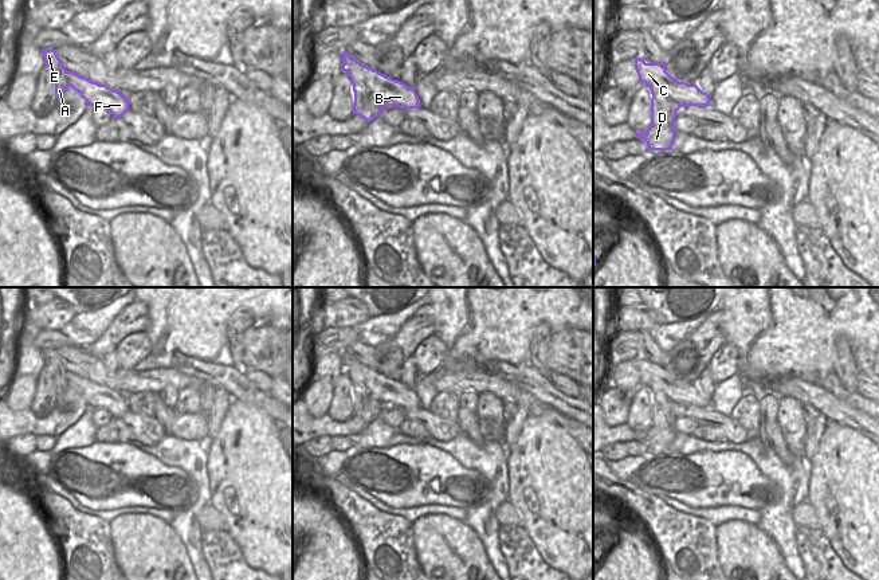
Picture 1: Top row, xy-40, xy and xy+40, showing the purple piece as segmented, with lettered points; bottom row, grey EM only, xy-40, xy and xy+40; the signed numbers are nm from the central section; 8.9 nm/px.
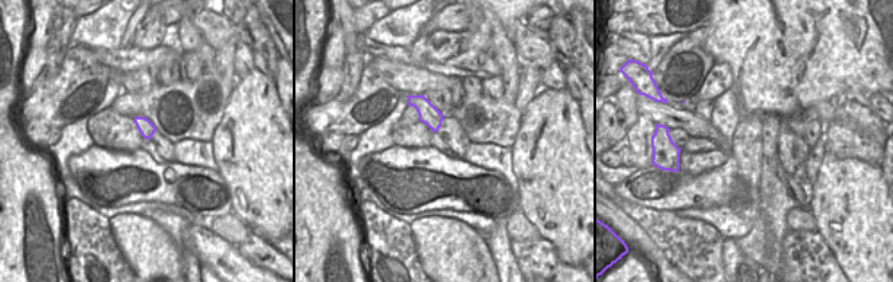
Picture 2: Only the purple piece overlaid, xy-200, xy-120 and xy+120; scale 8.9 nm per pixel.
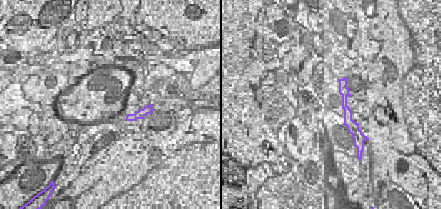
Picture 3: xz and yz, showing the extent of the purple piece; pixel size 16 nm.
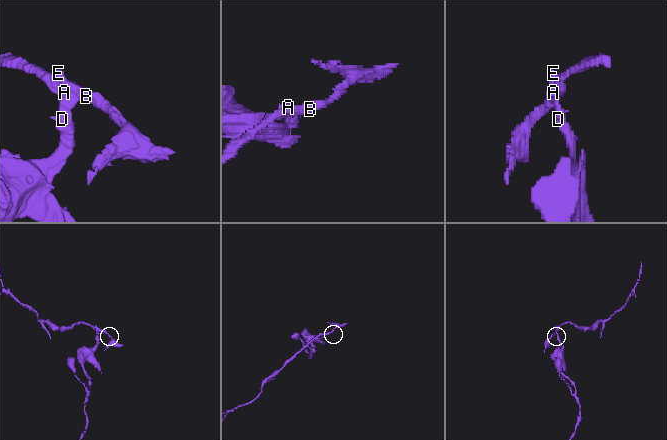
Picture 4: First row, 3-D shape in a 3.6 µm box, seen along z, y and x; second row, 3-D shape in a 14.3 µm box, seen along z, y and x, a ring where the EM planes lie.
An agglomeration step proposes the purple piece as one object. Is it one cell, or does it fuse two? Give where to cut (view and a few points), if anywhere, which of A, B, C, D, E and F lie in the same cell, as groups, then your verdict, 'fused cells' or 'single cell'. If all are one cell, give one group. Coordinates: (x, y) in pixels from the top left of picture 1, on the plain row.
cut xy (363, 367), (367, 392), (385, 406); groups A D E / B C F; fused cells

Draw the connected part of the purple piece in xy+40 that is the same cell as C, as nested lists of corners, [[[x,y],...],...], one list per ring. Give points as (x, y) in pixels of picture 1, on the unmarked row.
[[[635,358],[635,371],[639,383],[644,383],[651,395],[664,393],[667,397],[675,397],[686,407],[710,407],[710,395],[703,393],[696,385],[688,385],[674,380],[666,372],[666,364],[645,364],[640,358]]]

